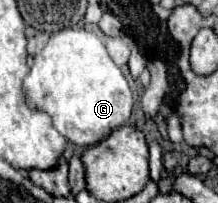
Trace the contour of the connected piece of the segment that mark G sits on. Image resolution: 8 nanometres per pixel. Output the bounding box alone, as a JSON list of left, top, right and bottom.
[23,29,133,147]

